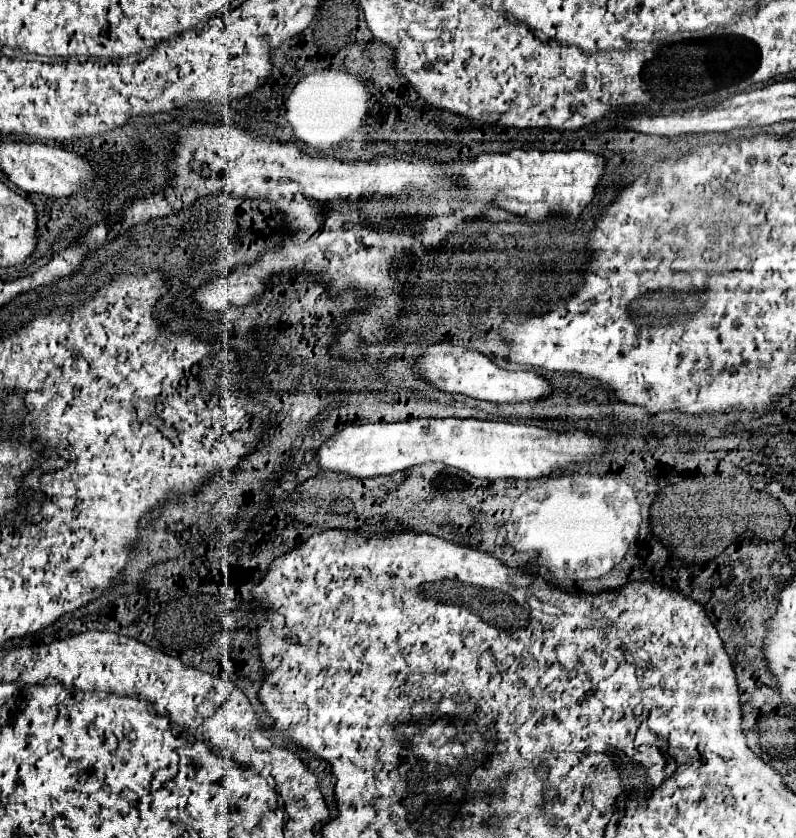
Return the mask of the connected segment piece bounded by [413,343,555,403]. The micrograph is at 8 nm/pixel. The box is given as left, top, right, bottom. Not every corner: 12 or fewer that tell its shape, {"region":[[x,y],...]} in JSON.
{"region":[[451,343],[413,365],[435,389],[491,403],[555,393],[535,371],[507,371]]}

